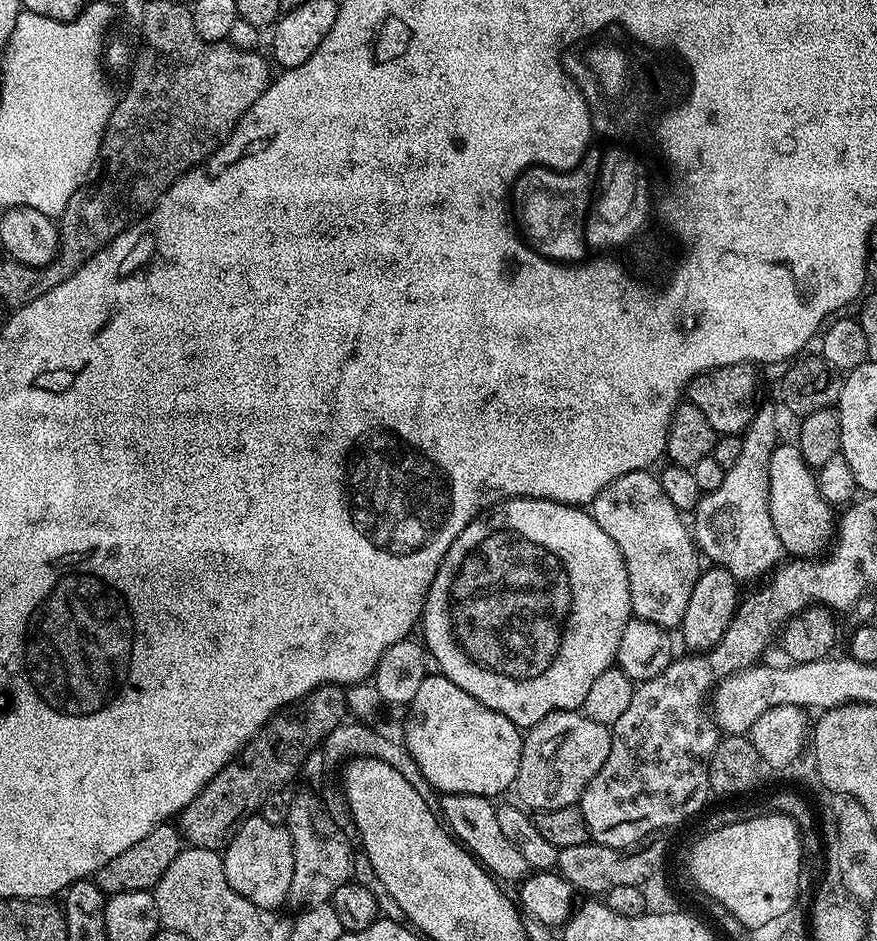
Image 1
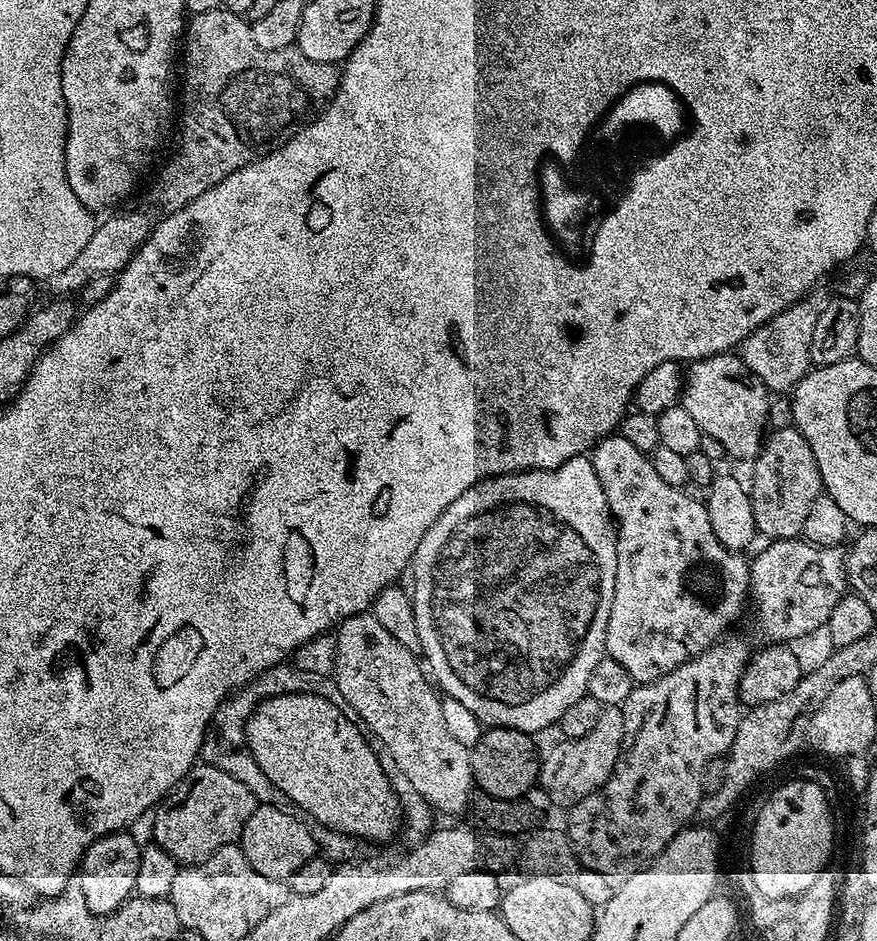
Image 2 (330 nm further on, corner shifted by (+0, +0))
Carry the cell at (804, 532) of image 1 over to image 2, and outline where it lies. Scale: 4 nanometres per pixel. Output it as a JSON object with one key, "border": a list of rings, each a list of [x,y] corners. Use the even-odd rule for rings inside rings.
{"border":[[[721,354],[691,361],[682,380],[682,403],[698,422],[701,433],[722,442],[729,457],[752,462],[759,456],[768,428],[770,393],[739,355]]]}

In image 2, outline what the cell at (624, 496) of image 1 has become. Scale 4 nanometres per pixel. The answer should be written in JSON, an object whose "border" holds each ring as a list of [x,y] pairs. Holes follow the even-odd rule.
{"border":[[[613,434],[600,440],[591,449],[590,459],[594,474],[598,474],[598,482],[602,482],[602,494],[606,494],[616,525],[614,602],[610,602],[604,650],[614,662],[625,667],[633,682],[649,684],[702,654],[743,614],[744,604],[746,608],[750,600],[749,561],[743,560],[745,557],[741,553],[731,552],[718,542],[714,526],[710,526],[707,503],[687,496],[684,488],[662,482],[651,459],[630,446],[626,438]]]}

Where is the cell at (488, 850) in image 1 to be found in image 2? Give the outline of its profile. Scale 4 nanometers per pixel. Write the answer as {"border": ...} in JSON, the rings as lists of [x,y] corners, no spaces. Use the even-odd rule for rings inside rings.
{"border":[[[371,611],[346,618],[335,629],[334,635],[334,679],[338,690],[342,690],[345,705],[356,711],[355,719],[362,722],[374,740],[376,735],[375,743],[381,749],[384,747],[386,755],[402,774],[406,774],[406,778],[410,778],[414,790],[426,798],[432,809],[448,816],[458,815],[463,808],[465,811],[474,795],[472,754],[469,745],[464,745],[452,733],[448,716],[436,697],[437,689],[426,675],[417,653],[406,650],[398,638],[393,638],[379,624]]]}

